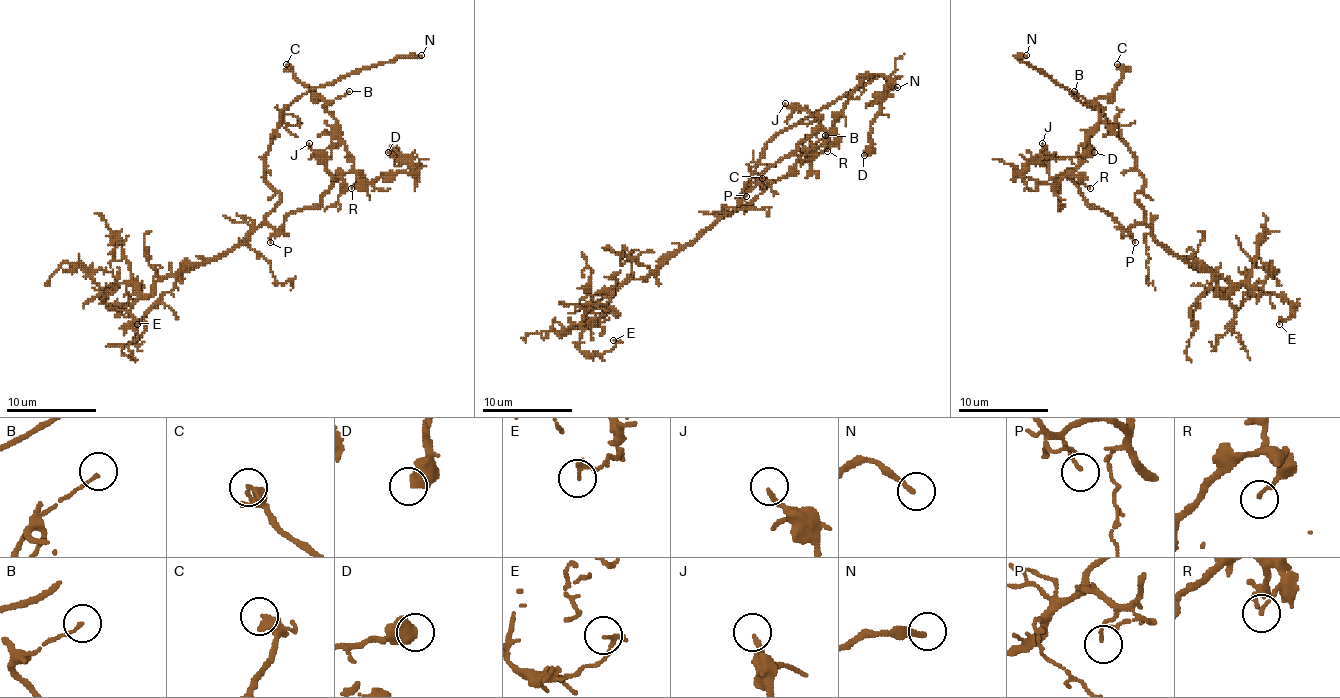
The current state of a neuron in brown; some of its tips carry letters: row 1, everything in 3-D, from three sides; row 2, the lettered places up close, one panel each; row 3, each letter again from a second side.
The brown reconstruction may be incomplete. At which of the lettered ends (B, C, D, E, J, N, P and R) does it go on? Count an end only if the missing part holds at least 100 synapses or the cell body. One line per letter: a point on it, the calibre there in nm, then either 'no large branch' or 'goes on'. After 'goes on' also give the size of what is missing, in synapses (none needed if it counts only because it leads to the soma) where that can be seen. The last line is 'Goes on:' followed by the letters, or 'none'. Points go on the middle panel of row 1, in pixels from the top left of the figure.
B: at (825, 135); 120 nm thick; no large branch
C: at (762, 178); 360 nm thick; no large branch
D: at (864, 155); 600 nm thick; no large branch
E: at (613, 340); 180 nm thick; no large branch
J: at (785, 103); 160 nm thick; no large branch
N: at (897, 87); 220 nm thick; goes on
P: at (746, 196); 110 nm thick; no large branch
R: at (827, 151); 130 nm thick; no large branch
Goes on: N

